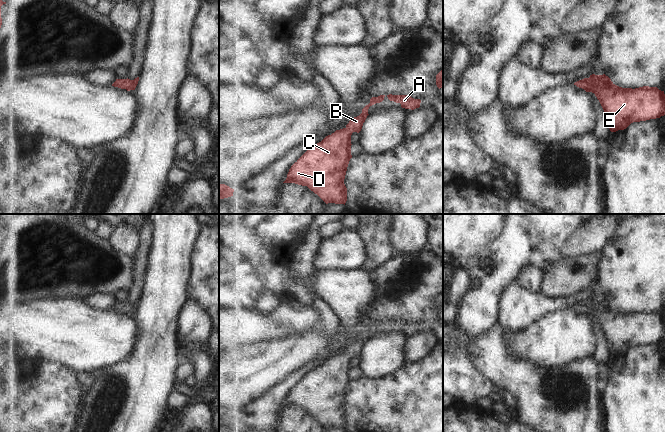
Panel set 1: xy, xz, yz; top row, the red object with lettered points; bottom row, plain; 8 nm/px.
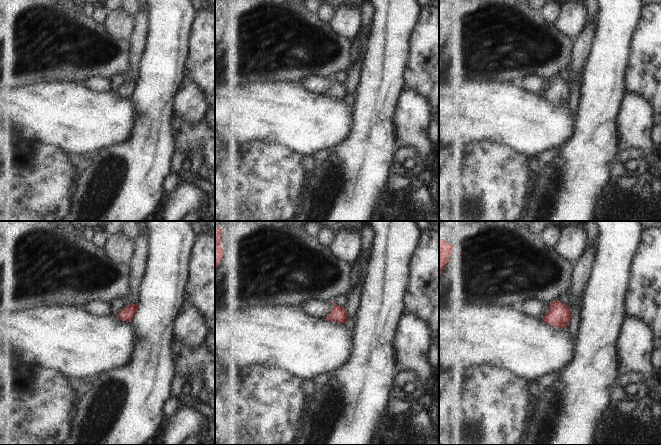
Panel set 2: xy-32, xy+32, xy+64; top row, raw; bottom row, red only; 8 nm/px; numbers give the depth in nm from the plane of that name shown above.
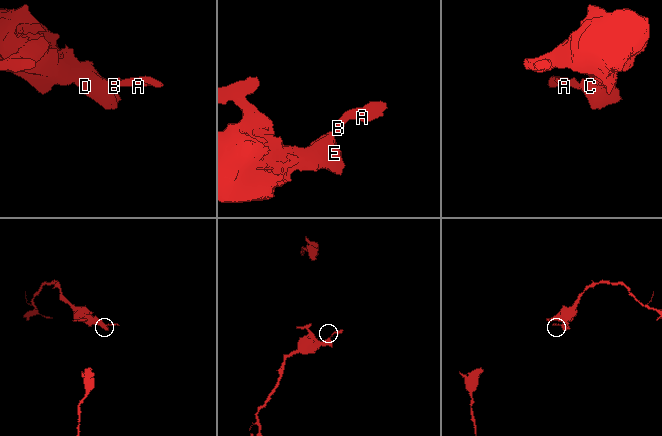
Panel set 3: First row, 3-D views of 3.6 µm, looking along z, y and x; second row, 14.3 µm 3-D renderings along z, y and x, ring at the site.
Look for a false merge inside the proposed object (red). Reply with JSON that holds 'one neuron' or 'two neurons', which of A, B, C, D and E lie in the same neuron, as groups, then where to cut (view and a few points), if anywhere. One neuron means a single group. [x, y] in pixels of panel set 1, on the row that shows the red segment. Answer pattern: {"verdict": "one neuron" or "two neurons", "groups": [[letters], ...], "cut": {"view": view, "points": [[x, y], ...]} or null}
{"verdict": "one neuron", "groups": [["A", "B", "C", "D", "E"]], "cut": null}

